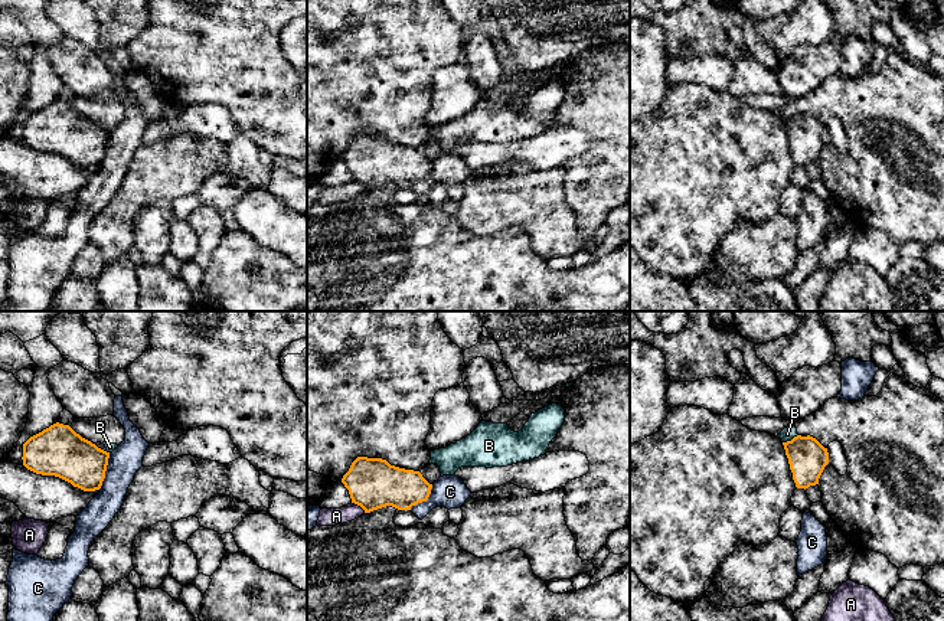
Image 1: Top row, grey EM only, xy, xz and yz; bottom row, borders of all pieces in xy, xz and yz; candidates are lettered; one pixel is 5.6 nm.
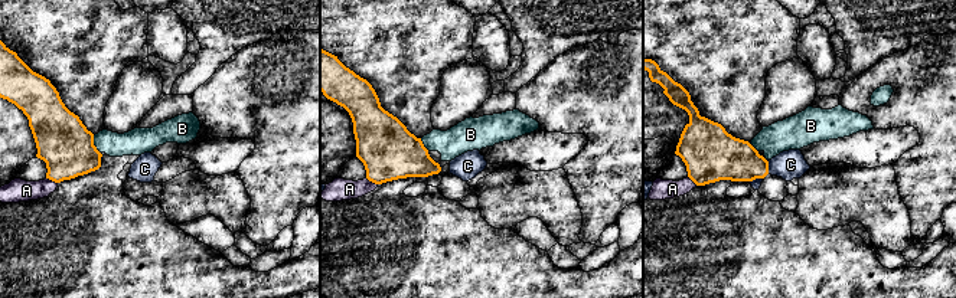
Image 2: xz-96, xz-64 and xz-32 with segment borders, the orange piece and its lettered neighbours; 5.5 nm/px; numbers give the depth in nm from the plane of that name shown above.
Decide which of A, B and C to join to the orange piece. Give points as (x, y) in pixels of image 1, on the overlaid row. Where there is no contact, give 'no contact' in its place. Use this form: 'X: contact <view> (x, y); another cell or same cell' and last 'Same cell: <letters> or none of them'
A: contact xz (359, 505); another cell
B: contact yz (791, 440); another cell
C: contact xy (105, 470); another cell
Same cell: none of them

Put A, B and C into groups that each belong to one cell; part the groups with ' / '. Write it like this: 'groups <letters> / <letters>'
groups A / B / C

